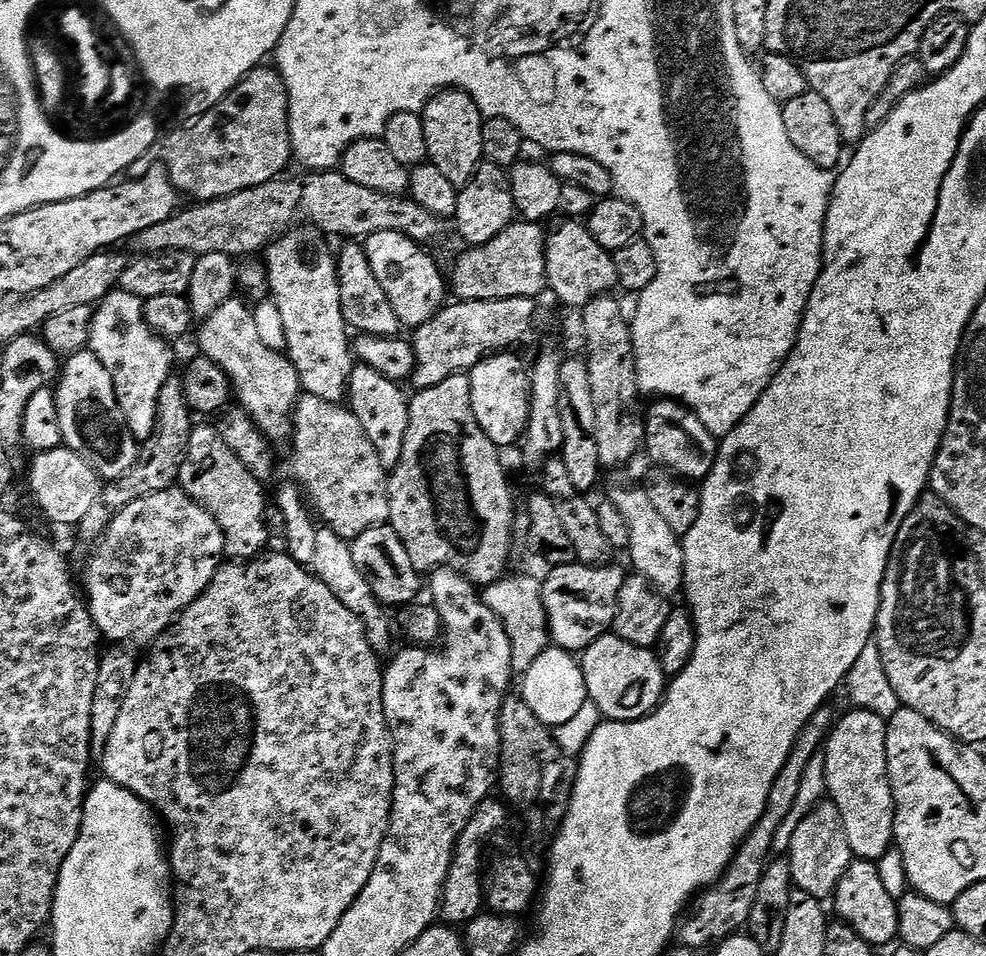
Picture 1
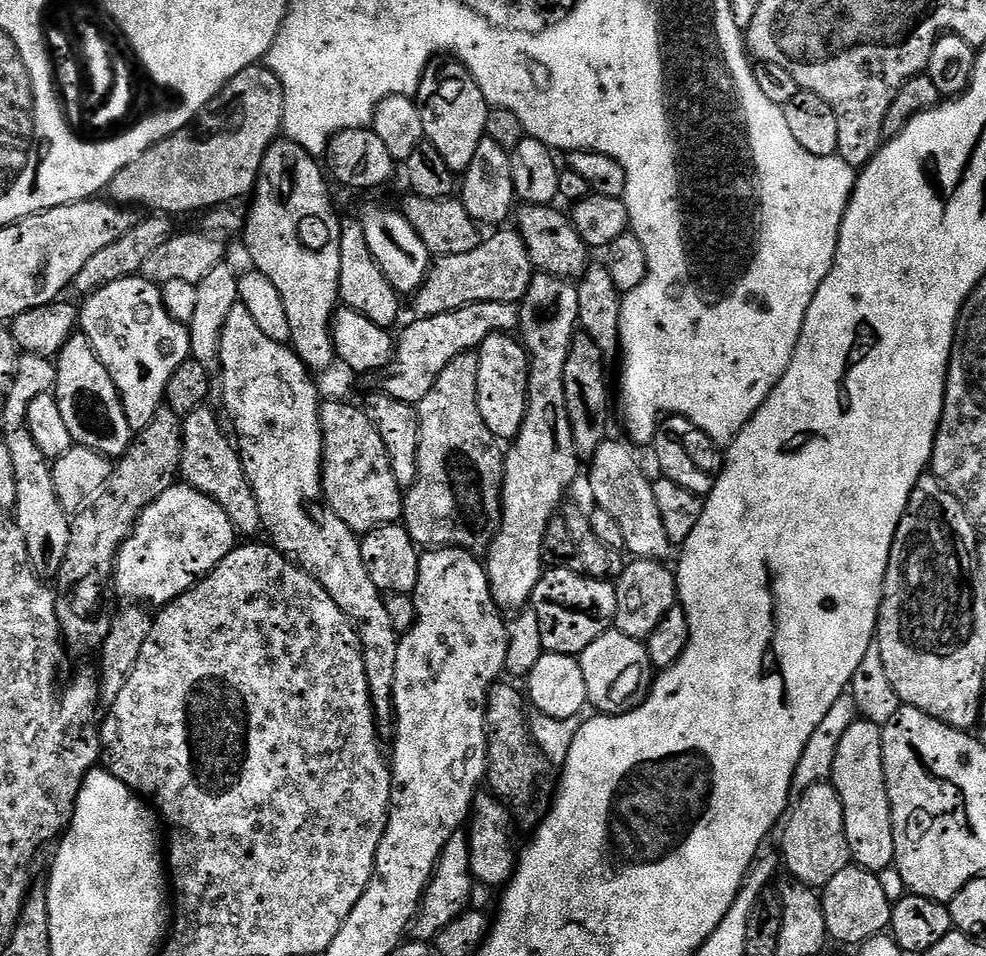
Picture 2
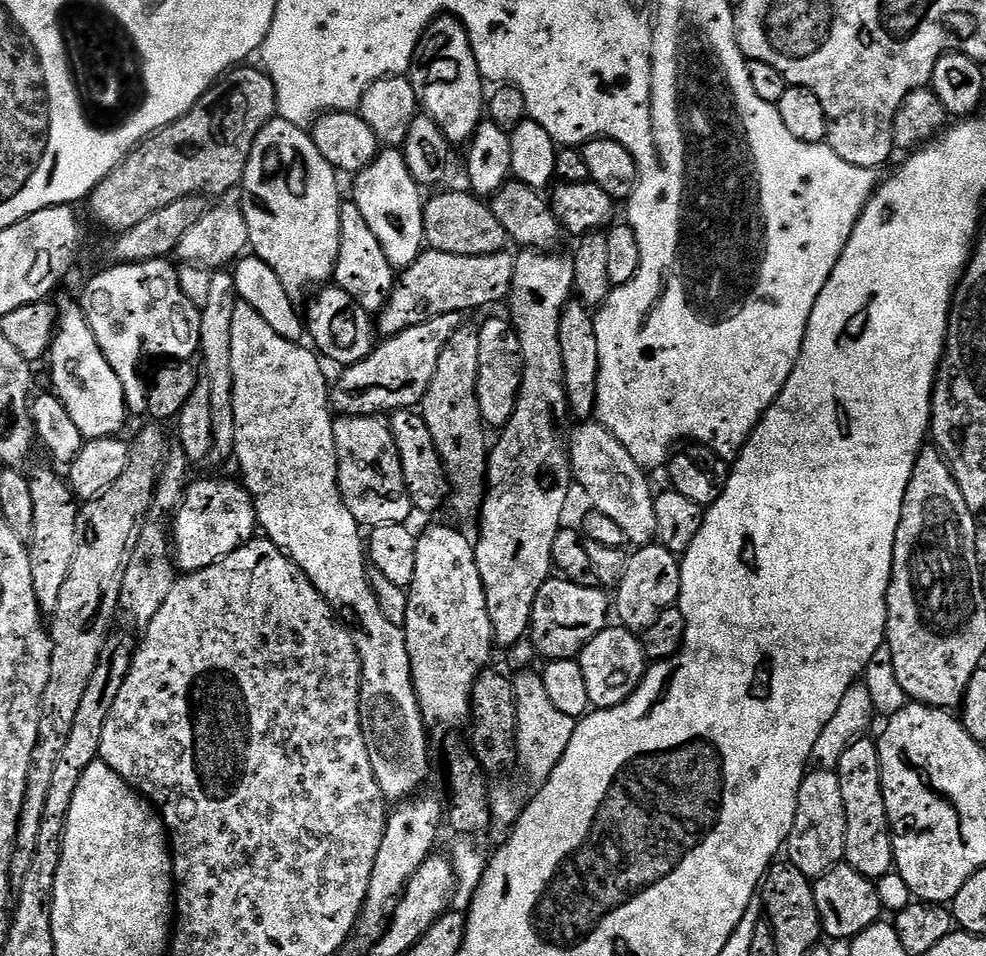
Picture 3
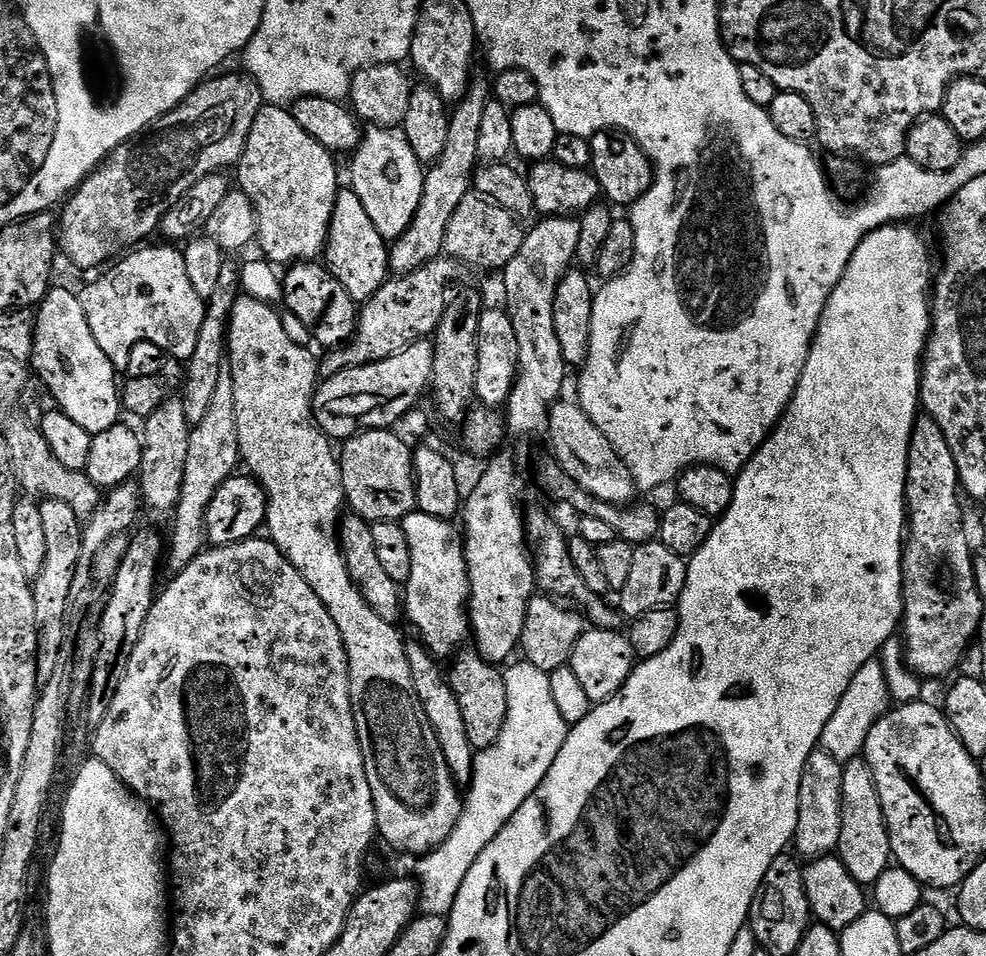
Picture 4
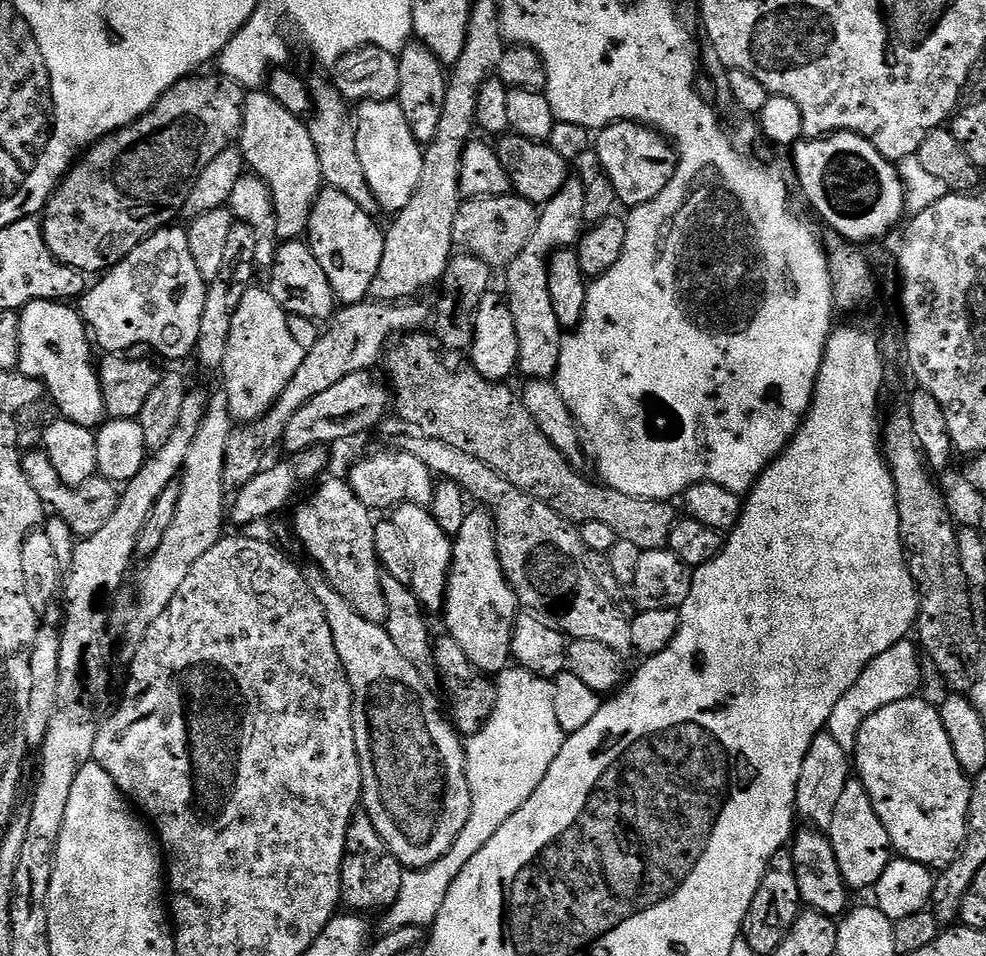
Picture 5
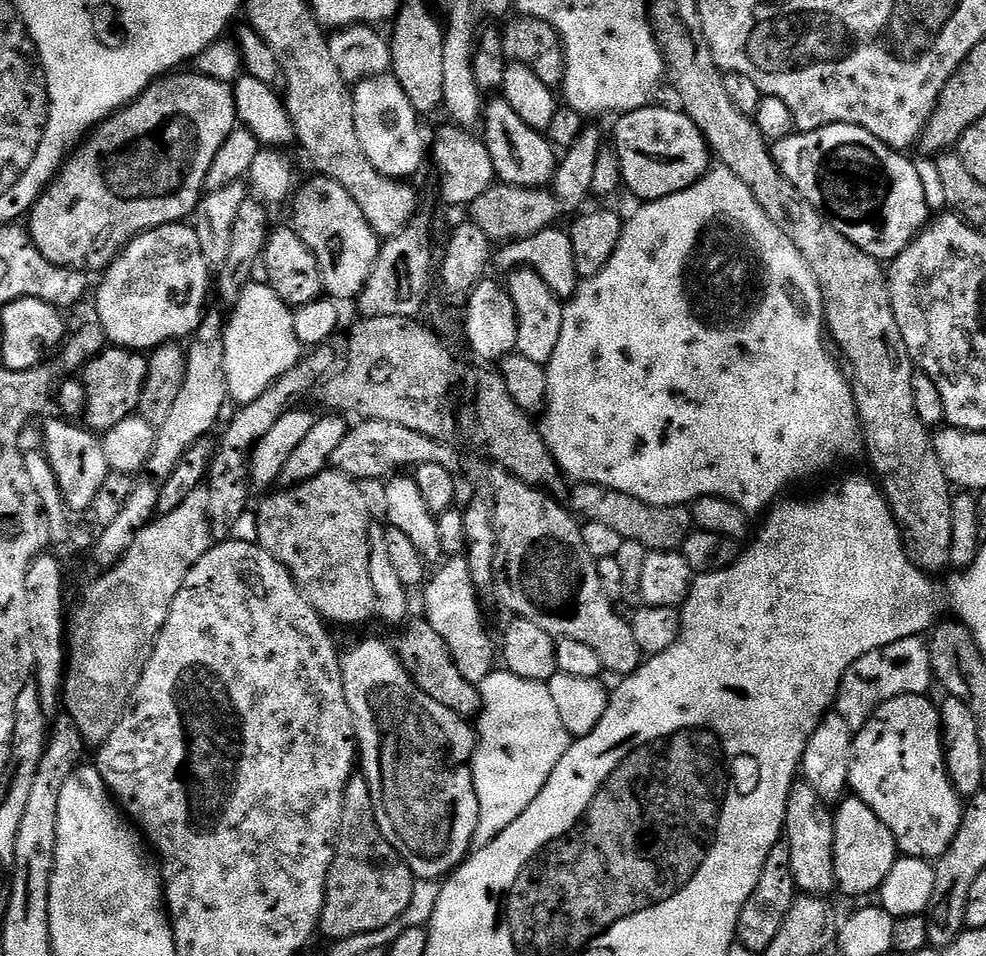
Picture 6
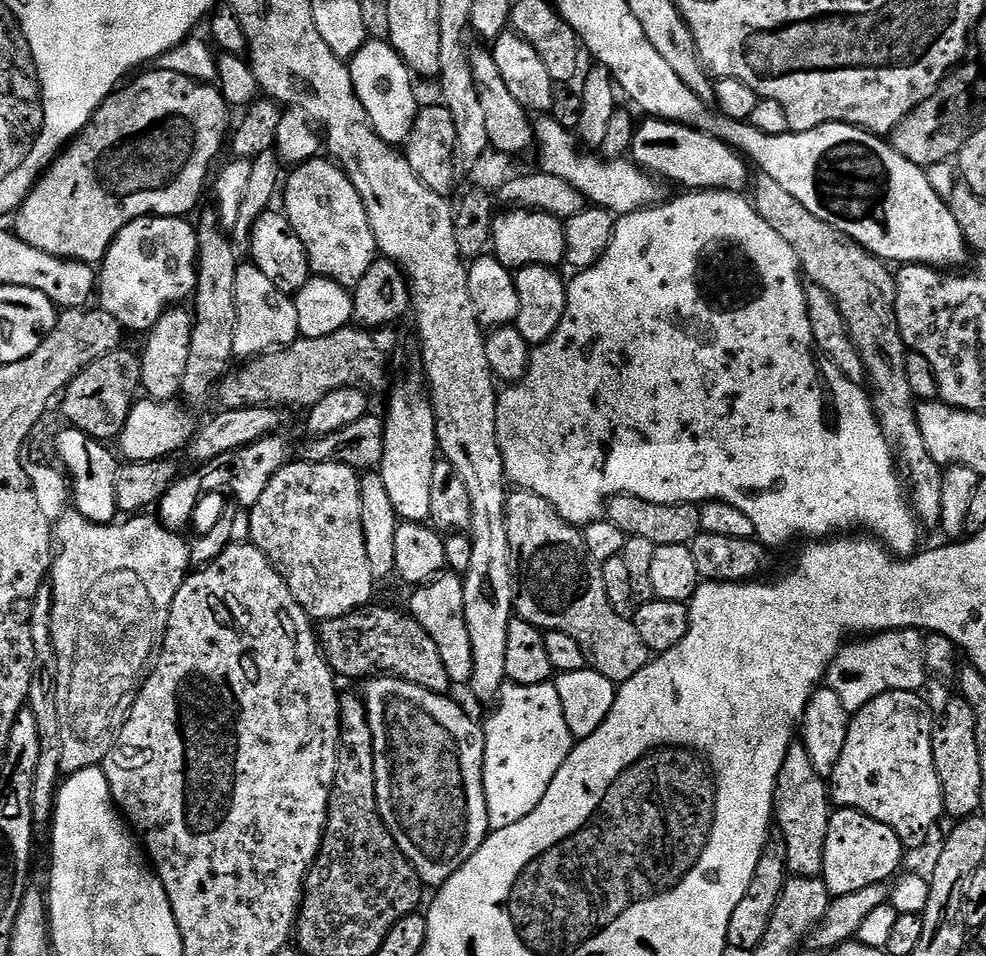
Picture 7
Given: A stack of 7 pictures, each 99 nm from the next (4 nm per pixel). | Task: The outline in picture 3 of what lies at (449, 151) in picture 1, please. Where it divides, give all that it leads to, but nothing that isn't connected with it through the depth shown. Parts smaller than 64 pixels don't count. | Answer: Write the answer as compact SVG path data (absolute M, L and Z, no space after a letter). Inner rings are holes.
M451 14L433 20L416 46L410 79L423 115L429 116L454 146L467 145L486 116L486 81L478 70L472 43L461 20Z

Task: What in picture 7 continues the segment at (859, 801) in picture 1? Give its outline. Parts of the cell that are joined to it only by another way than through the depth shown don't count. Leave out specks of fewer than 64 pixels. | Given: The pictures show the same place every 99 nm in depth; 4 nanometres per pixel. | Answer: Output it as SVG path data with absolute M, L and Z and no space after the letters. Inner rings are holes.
M837 807L832 813L826 834L822 879L834 898L855 894L858 890L866 890L868 886L888 884L901 871L900 859L904 855L906 849L890 826L882 826L882 822L853 808Z

